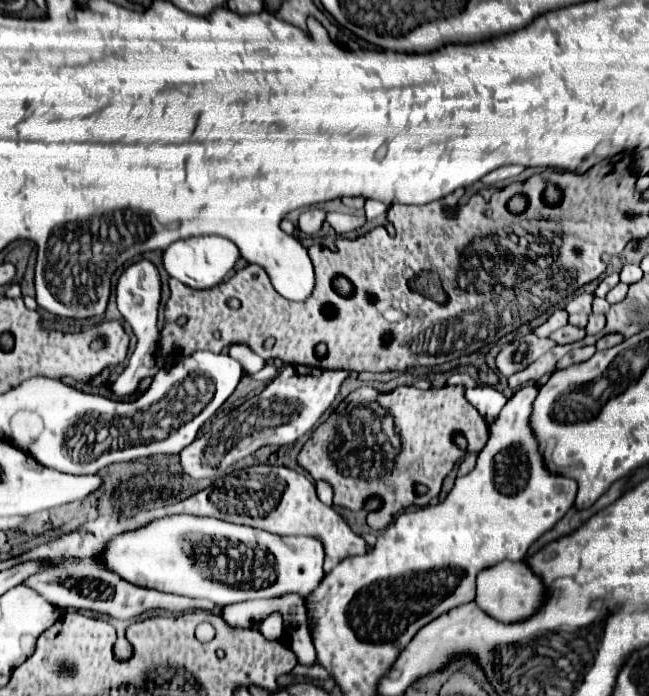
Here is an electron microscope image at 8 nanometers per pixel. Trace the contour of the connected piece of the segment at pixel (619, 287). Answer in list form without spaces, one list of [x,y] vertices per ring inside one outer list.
[[[616,284],[608,294],[606,294],[606,300],[610,302],[610,304],[614,304],[614,302],[622,302],[622,298],[626,296],[626,292],[628,292],[628,286],[626,284]]]

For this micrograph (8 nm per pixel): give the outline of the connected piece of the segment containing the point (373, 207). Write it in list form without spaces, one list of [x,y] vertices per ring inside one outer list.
[[[367,200],[364,205],[364,210],[367,220],[371,220],[381,214],[386,213],[388,207],[381,202],[375,200]]]

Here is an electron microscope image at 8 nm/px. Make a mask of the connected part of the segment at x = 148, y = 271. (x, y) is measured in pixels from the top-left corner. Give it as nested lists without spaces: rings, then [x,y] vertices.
[[[140,260],[132,266],[128,266],[124,270],[124,274],[118,280],[116,286],[116,296],[118,296],[118,310],[120,314],[126,318],[126,322],[132,326],[136,338],[138,338],[138,346],[134,350],[134,354],[130,356],[130,362],[126,366],[126,370],[118,376],[118,380],[112,384],[112,392],[118,398],[126,398],[130,394],[134,394],[138,390],[140,380],[144,380],[146,376],[154,376],[152,372],[160,370],[166,364],[166,358],[158,358],[158,350],[160,350],[160,338],[162,332],[158,328],[158,304],[160,304],[160,276],[158,270],[152,262],[148,260]]]

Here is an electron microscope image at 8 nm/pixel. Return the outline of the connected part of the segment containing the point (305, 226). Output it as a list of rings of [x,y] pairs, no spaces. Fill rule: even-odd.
[[[318,208],[306,210],[306,212],[300,216],[300,220],[298,220],[300,232],[304,232],[304,234],[308,234],[308,236],[314,236],[314,234],[320,230],[320,226],[322,226],[324,216],[326,216],[324,210],[318,210]]]

